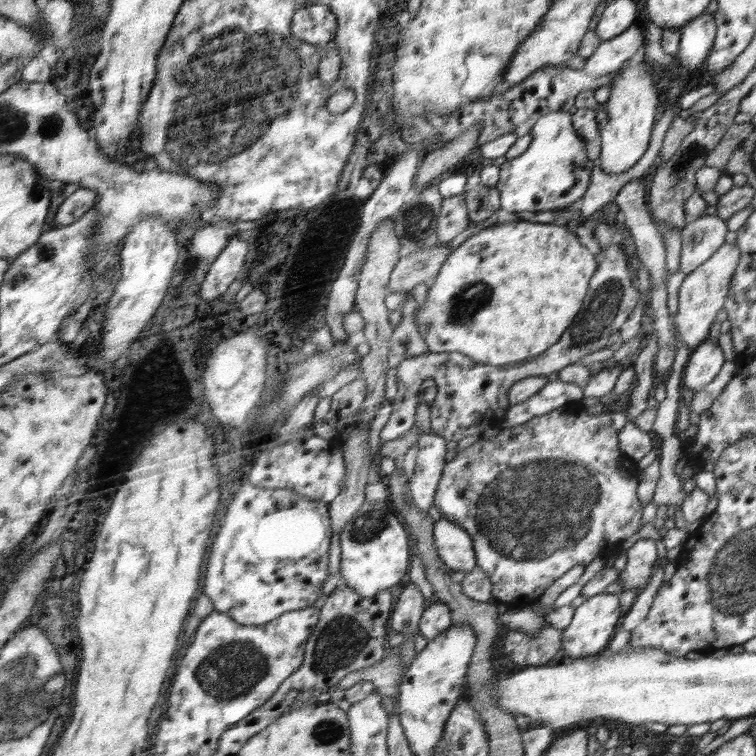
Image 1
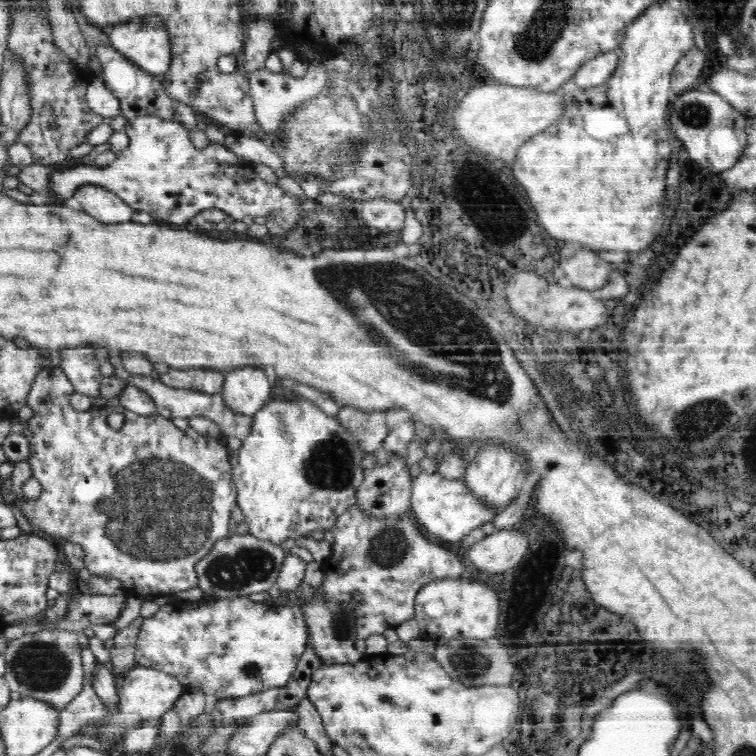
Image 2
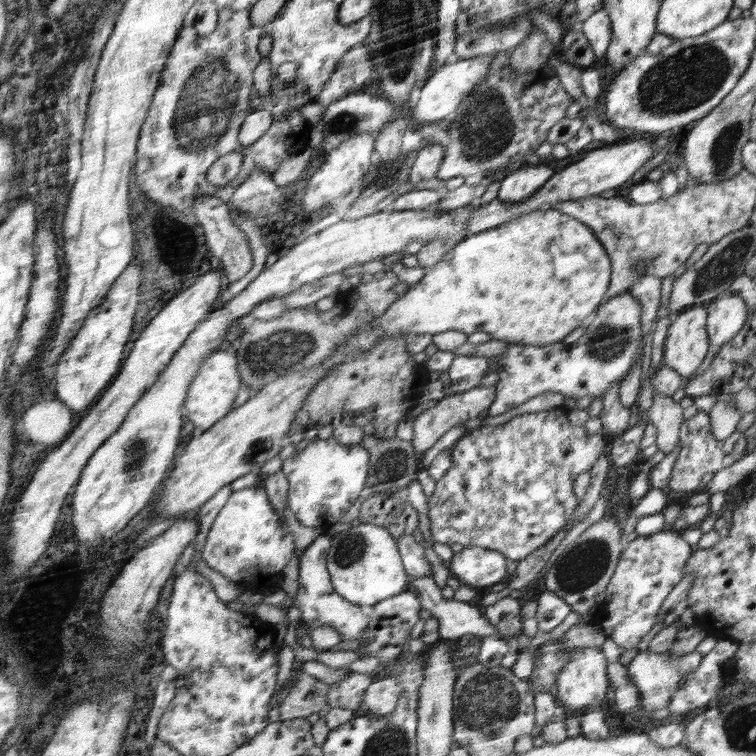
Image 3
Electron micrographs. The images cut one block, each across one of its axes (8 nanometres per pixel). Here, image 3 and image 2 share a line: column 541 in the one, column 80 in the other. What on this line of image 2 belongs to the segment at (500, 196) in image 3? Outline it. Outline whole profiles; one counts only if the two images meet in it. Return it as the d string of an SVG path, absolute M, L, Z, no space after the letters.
M154 115L140 116L140 118L127 122L124 131L129 138L128 146L116 153L116 158L110 166L98 167L96 164L80 164L63 171L54 171L50 175L52 196L58 202L67 202L81 187L86 184L95 184L97 187L106 188L117 194L136 211L144 210L150 213L150 208L152 208L151 210L154 210L151 213L153 219L170 222L170 224L184 224L186 220L191 220L193 216L208 208L223 210L234 220L241 220L246 215L252 217L280 215L286 221L297 225L304 218L304 215L301 214L302 199L296 199L290 193L283 191L276 183L266 183L260 179L254 171L252 162L240 158L226 146L209 142L210 145L206 149L196 149L183 123L162 120Z

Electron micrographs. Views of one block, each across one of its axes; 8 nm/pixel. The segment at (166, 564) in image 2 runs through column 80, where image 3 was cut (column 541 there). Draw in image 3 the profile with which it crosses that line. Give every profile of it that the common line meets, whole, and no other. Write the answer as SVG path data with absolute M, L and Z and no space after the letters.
M552 408L536 413L524 413L523 415L513 417L508 422L497 425L484 425L478 429L472 430L469 434L460 437L452 447L452 467L444 474L444 477L436 481L434 493L428 500L430 530L434 542L448 544L451 546L462 544L465 546L475 546L498 551L507 557L507 560L522 560L535 550L542 548L551 538L554 538L561 530L564 530L569 524L569 520L575 516L575 511L579 506L579 499L575 496L574 484L575 478L582 472L590 471L599 461L600 454L606 446L602 434L574 434L574 426L566 426L560 422L560 416L564 416L564 410Z

